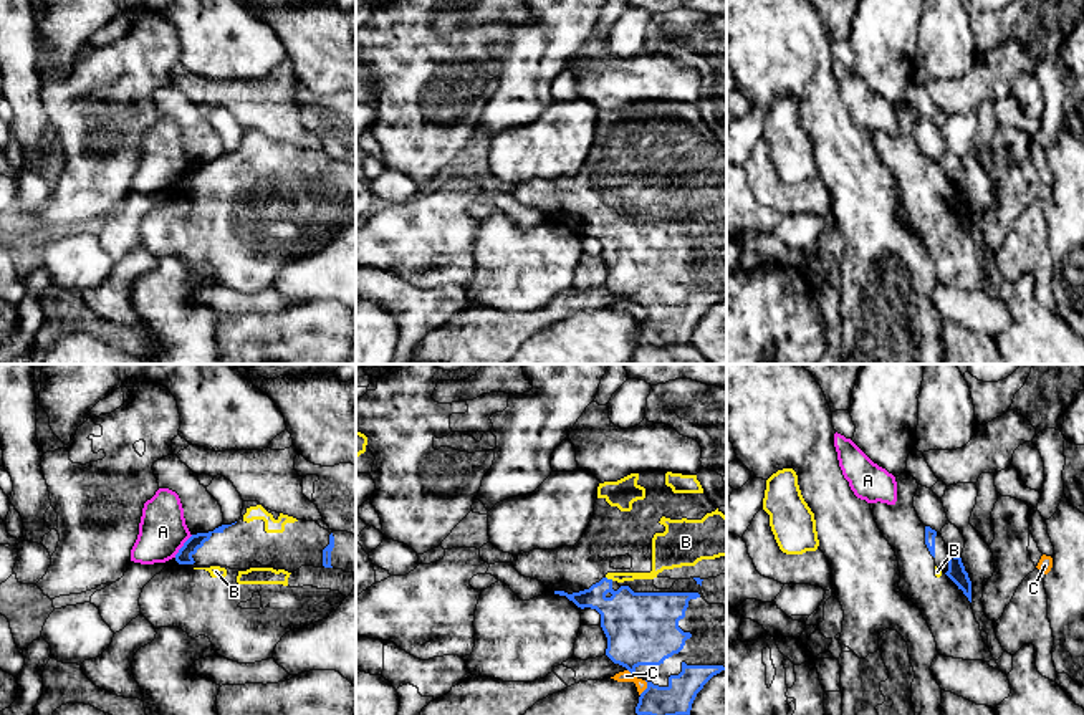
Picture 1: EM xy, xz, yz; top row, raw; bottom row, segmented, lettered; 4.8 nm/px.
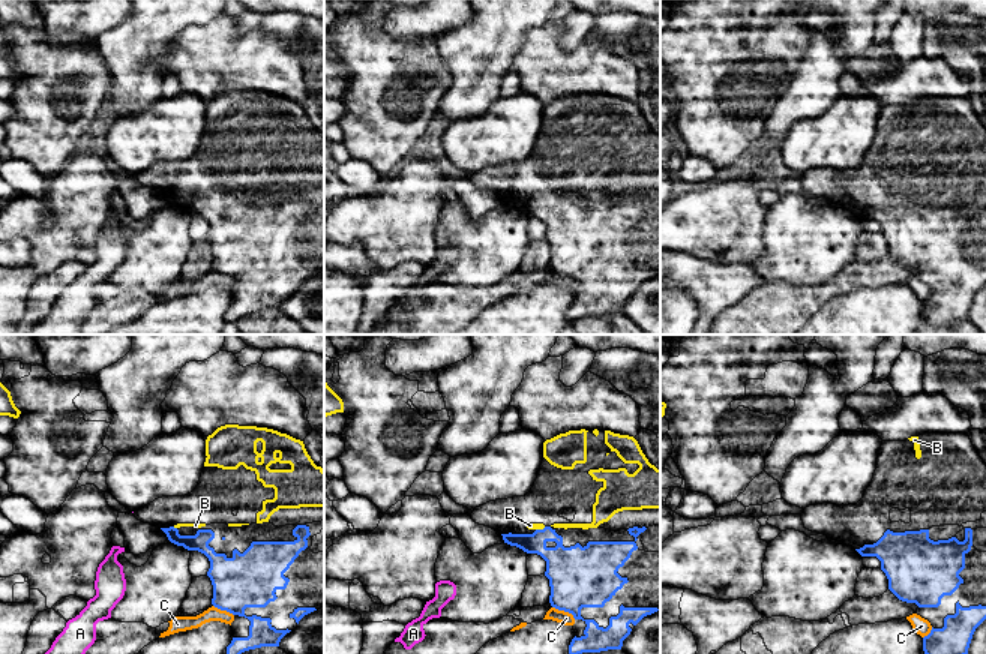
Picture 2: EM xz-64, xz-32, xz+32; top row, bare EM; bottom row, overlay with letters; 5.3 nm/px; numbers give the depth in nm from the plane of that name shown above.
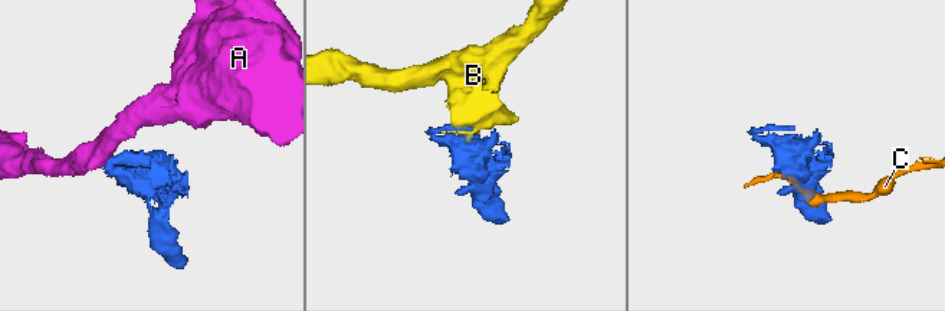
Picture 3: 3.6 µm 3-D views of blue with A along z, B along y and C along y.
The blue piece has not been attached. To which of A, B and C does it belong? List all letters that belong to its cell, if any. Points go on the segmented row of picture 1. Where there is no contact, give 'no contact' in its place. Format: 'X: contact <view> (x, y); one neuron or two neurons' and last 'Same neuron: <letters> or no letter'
A: contact xy (182, 547); two neurons
B: contact xz (609, 580); one neuron
C: contact xz (647, 687); two neurons
Same neuron: B

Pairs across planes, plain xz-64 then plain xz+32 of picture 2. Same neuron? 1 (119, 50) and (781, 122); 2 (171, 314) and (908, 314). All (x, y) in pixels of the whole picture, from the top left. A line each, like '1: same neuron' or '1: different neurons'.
1: same neuron
2: same neuron

